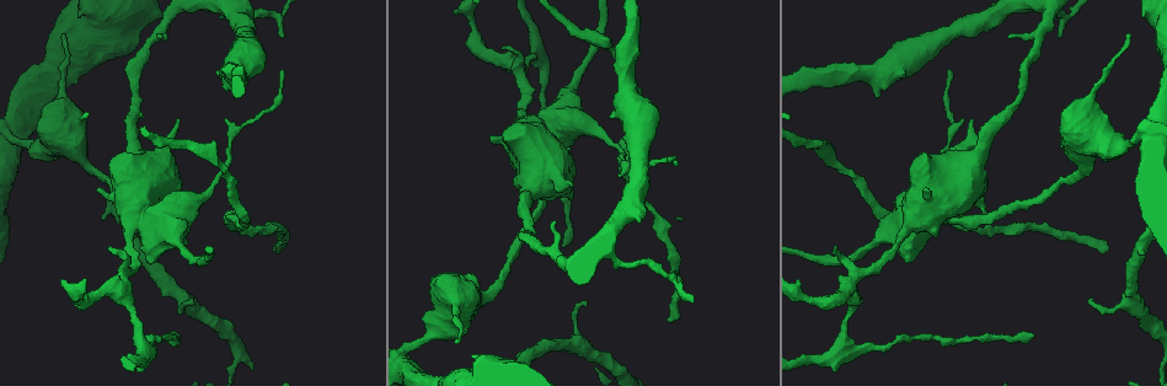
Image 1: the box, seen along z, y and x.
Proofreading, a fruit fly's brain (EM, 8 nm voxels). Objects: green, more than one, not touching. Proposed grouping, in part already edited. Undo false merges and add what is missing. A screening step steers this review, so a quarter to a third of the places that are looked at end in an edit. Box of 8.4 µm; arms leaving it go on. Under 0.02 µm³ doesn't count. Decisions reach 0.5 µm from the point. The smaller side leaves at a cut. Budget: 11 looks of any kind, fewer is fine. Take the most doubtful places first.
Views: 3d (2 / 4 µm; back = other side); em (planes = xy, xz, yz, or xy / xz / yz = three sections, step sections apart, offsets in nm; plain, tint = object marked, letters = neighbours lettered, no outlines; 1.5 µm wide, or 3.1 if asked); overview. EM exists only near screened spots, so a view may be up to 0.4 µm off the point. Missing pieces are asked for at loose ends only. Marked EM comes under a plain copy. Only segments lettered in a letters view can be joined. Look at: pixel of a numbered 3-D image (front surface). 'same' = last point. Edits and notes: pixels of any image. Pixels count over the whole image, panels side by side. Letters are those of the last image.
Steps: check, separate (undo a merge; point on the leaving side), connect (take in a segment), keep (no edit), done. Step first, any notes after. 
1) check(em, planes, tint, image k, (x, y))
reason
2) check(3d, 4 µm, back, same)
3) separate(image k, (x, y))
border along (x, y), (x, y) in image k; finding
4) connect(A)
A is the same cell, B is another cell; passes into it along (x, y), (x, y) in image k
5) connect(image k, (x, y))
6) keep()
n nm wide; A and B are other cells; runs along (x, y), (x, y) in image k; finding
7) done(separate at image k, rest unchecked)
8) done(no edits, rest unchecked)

check(3d, 4 µm, image 1, (161, 34))
an open end

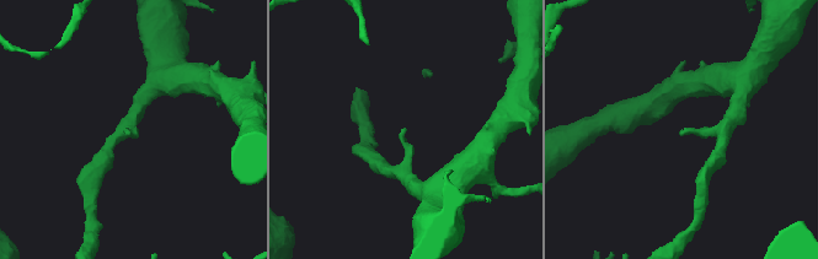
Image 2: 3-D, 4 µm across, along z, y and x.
check(em, yz, step 4, tint, image 2, (403, 131))
need the tissue

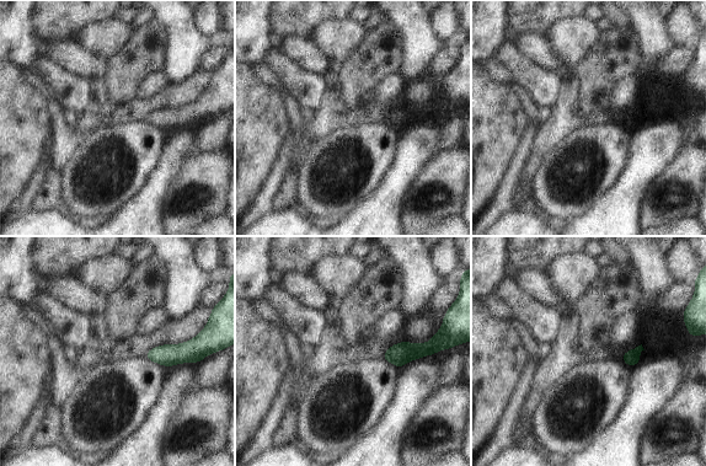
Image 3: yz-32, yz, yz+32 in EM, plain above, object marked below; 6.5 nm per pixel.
check(em, planes, letters, same)

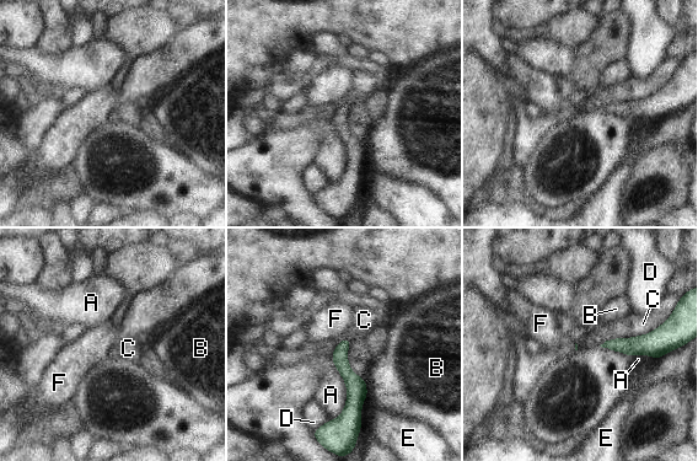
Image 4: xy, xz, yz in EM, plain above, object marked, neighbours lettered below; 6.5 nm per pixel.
keep()
A, B, C, D, E and F are other cells; border along (662, 322), (599, 346) in image 4; no lettered segment goes on from it

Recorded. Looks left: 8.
check(3d, 2 µm, image 1, (667, 319))
thin end

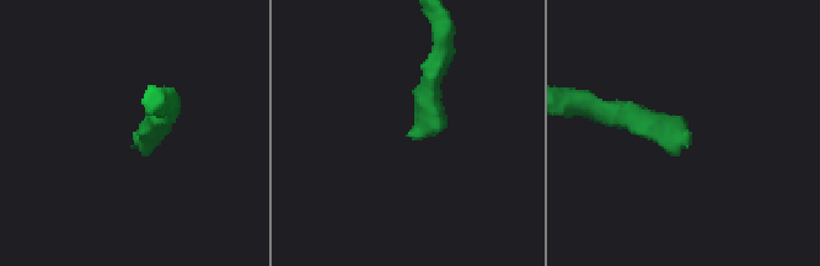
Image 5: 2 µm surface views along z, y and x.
check(em, xy, step 8, letters, image 5, (686, 147))
now the EM

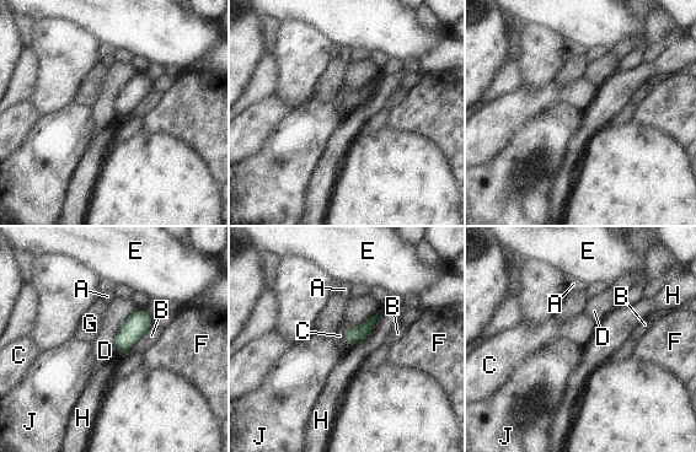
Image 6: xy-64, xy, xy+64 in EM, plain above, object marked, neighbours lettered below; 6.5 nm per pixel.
connect(C)
C is the same cell, A, B, D, E, F, G, H and J are other cells; passes into it along (354, 334), (344, 334), (340, 335) in image 6; the neuron continues

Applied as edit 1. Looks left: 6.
check(em, planes, letters, image 1, (504, 48))
an open end

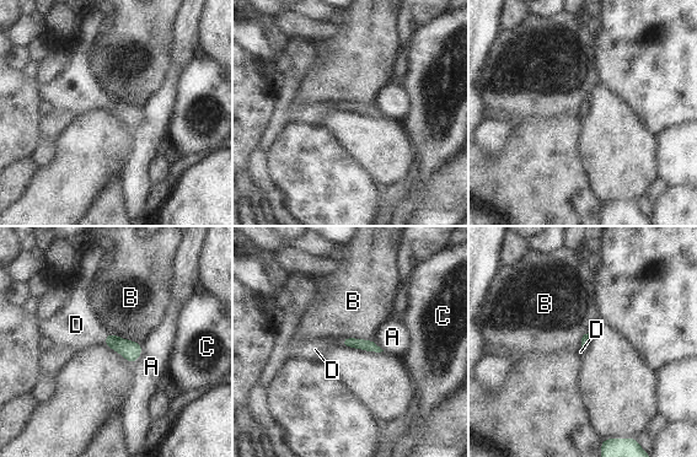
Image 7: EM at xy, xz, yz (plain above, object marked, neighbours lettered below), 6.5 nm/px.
connect(D)
D is the same cell, A, B and C are other cells; passes into it along (132, 351), (106, 338), (76, 324) in image 7; the neuron continues

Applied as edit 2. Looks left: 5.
done(connect at image 6, connect at image 7, rest unchecked)

